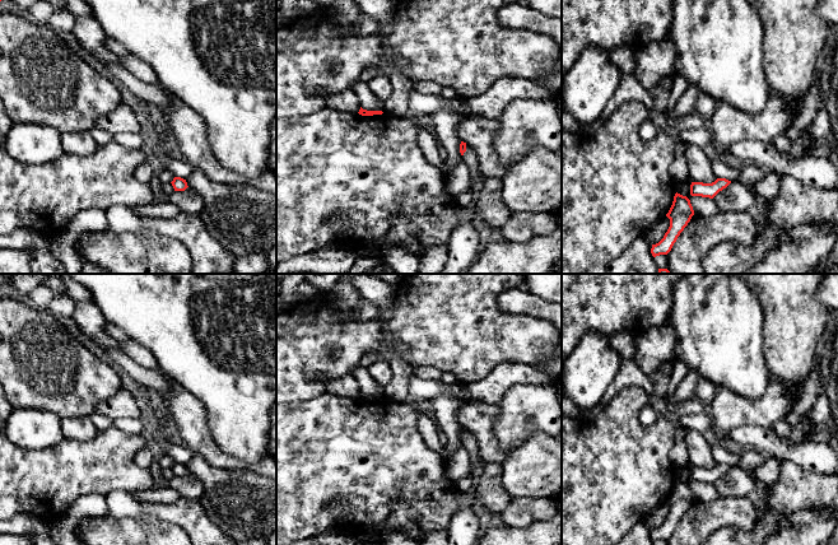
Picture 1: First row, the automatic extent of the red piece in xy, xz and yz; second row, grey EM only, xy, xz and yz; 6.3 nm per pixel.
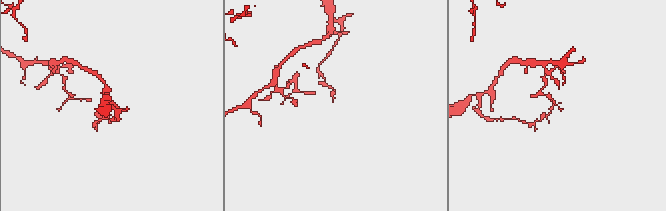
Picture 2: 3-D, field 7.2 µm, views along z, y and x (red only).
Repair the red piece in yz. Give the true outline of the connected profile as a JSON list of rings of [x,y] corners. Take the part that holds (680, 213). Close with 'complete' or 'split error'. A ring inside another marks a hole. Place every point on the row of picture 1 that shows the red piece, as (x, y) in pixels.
[[[676,192],[672,205],[666,214],[666,216],[670,219],[670,227],[665,233],[664,238],[658,243],[652,244],[651,253],[653,257],[660,255],[667,255],[671,251],[678,237],[688,225],[693,215],[694,210],[690,200],[686,196]]]; complete

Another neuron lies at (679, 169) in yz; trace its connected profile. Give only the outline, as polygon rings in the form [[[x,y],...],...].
[[[684,154],[675,157],[670,167],[670,173],[675,185],[681,185],[689,180],[689,167]]]

